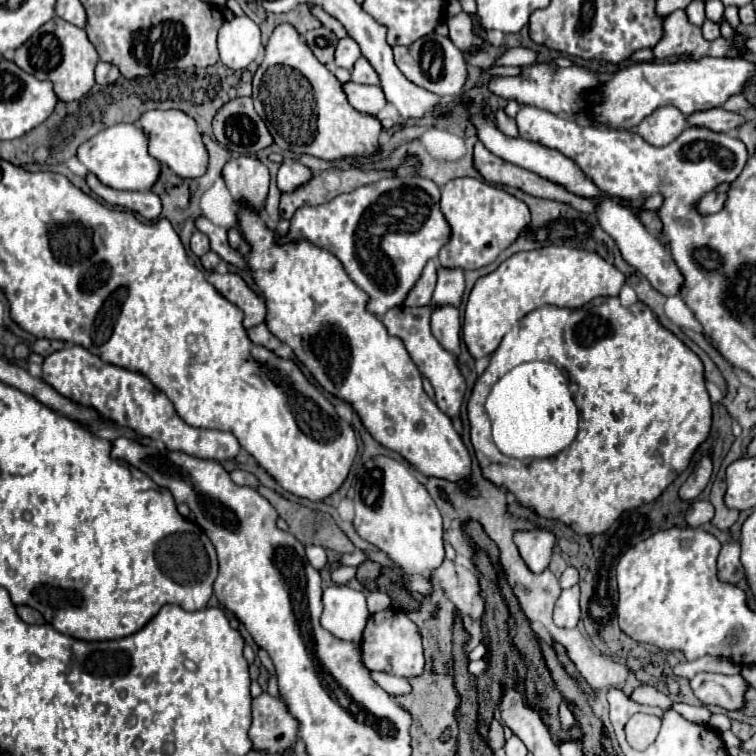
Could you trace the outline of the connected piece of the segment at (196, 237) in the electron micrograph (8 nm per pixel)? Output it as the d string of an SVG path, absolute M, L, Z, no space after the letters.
M194 232L192 234L192 240L190 240L190 250L196 254L196 256L202 256L202 254L206 254L208 250L210 250L210 240L206 238L206 234L202 234L202 232Z

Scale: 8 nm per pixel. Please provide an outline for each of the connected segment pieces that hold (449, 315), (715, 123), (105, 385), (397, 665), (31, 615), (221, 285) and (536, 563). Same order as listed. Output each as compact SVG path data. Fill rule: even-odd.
M442 306L432 310L432 334L442 344L444 350L458 356L460 354L460 318L458 310L452 306Z
M712 108L706 112L694 112L692 116L688 116L688 124L692 126L706 126L714 132L728 132L728 134L734 134L744 122L746 120L742 114L728 112L724 108Z
M66 346L50 356L46 356L42 364L42 380L50 384L60 394L80 402L84 406L92 406L100 412L102 418L116 422L118 426L132 428L136 434L162 442L168 450L184 452L202 460L234 460L240 452L240 444L230 432L220 430L202 430L188 426L174 410L168 396L158 390L144 374L132 372L114 364L102 362L98 356L90 354L82 346Z
M400 610L372 614L362 636L362 658L370 670L388 672L402 678L420 676L424 670L424 648L418 626Z
M16 606L16 612L18 616L26 622L26 624L44 624L44 618L38 610L30 608L30 606Z
M212 272L208 282L232 304L236 304L244 312L244 328L254 328L266 318L266 304L264 300L242 280L242 276L234 272Z
M544 528L518 530L514 532L514 544L518 546L528 568L532 572L542 572L548 568L556 538L550 530L544 530Z

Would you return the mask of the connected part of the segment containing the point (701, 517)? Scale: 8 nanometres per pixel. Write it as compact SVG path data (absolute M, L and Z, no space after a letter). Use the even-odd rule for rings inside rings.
M696 500L686 512L686 524L688 528L698 528L702 524L708 524L714 516L714 506L708 500Z

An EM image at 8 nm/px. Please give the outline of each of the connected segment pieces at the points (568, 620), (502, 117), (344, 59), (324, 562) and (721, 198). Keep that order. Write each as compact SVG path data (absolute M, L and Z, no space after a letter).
M572 586L568 590L562 590L556 608L554 608L554 622L562 628L576 628L580 622L580 588Z
M496 110L496 124L506 136L518 136L518 128L514 118L510 118L504 110Z
M342 38L336 46L336 60L334 64L338 68L346 68L346 70L352 70L354 62L362 56L360 52L360 46L352 40L352 38Z
M308 546L308 548L306 548L306 554L308 554L310 564L312 564L316 570L328 568L328 556L326 556L326 550L324 550L322 546Z
M710 192L710 194L706 194L700 202L698 202L698 210L702 212L702 214L714 214L714 212L718 212L718 210L722 210L724 208L724 202L726 202L726 192Z

